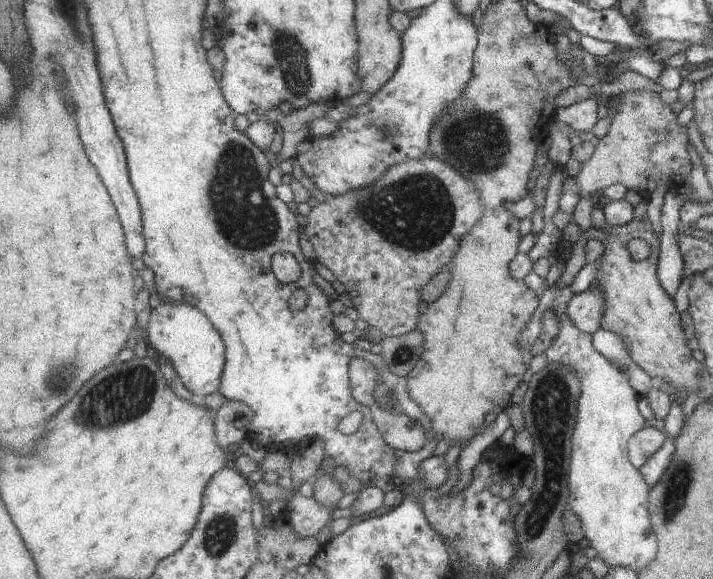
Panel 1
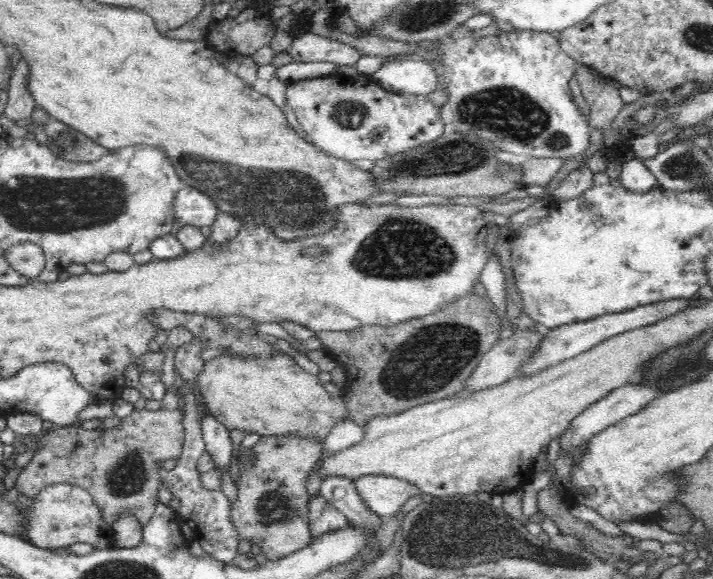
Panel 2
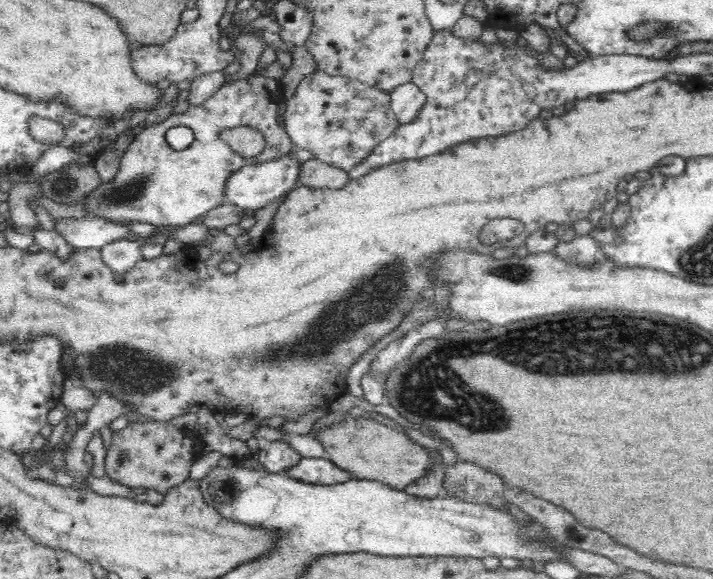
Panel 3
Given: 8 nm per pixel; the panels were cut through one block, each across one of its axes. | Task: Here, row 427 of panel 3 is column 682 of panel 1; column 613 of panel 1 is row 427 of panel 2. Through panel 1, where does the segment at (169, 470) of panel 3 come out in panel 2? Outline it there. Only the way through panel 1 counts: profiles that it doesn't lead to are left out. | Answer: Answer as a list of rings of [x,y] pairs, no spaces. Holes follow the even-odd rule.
[[[134,409],[132,414],[124,418],[117,427],[110,429],[84,430],[77,424],[53,427],[40,434],[37,445],[32,447],[35,449],[35,454],[17,475],[15,487],[19,493],[32,498],[48,484],[68,483],[86,489],[101,509],[103,520],[110,525],[114,520],[118,520],[118,516],[124,510],[129,510],[143,525],[153,517],[156,504],[159,502],[158,487],[163,477],[158,464],[171,458],[178,458],[182,452],[185,439],[183,410]]]

